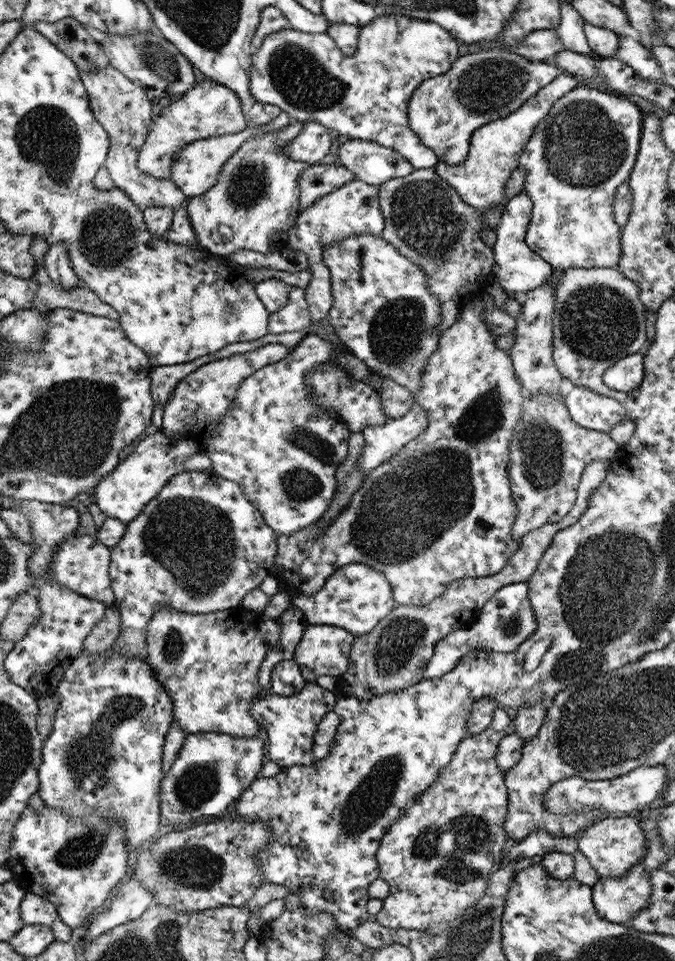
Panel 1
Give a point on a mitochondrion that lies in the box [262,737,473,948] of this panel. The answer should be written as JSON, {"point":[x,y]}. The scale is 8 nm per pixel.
{"point":[371,800]}

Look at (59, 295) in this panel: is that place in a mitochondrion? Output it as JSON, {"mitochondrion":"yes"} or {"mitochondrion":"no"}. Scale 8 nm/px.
{"mitochondrion":"no"}

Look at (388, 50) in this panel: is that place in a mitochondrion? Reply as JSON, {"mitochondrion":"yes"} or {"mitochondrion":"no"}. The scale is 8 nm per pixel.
{"mitochondrion":"no"}

